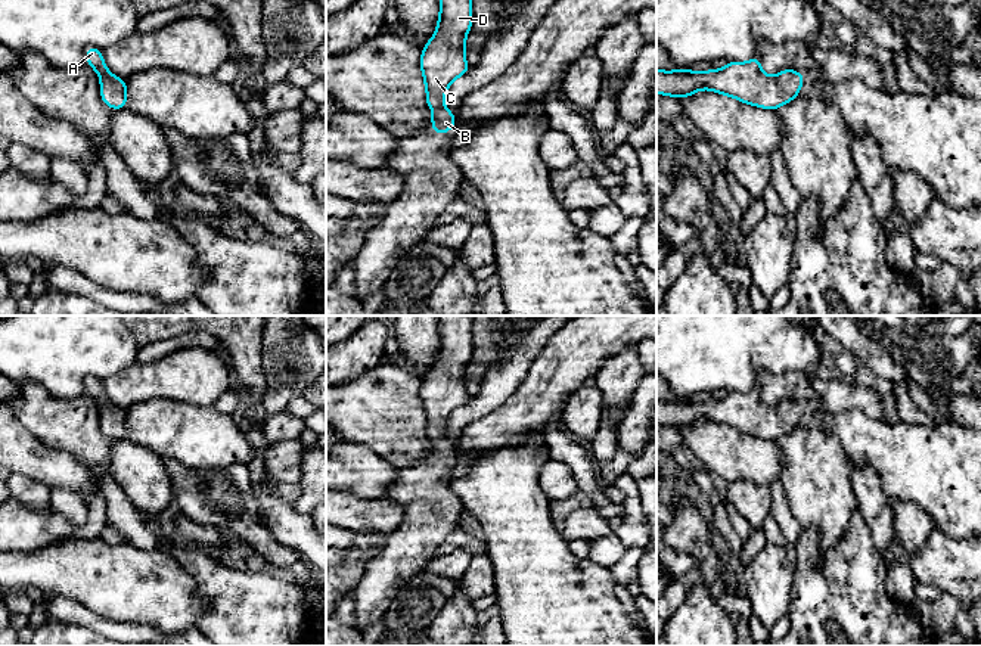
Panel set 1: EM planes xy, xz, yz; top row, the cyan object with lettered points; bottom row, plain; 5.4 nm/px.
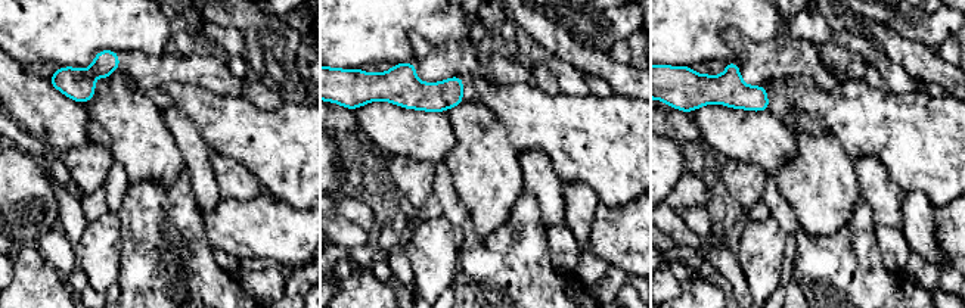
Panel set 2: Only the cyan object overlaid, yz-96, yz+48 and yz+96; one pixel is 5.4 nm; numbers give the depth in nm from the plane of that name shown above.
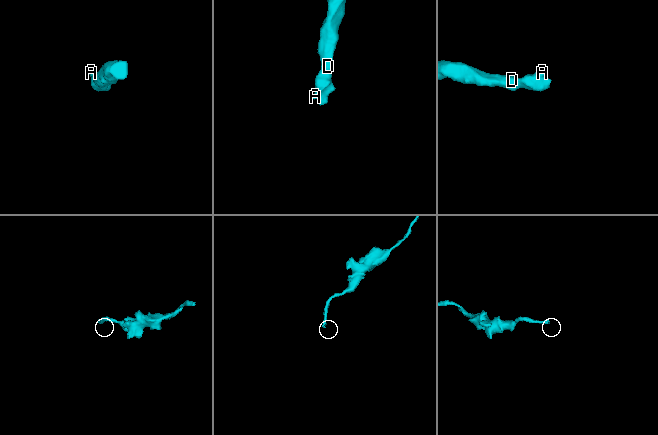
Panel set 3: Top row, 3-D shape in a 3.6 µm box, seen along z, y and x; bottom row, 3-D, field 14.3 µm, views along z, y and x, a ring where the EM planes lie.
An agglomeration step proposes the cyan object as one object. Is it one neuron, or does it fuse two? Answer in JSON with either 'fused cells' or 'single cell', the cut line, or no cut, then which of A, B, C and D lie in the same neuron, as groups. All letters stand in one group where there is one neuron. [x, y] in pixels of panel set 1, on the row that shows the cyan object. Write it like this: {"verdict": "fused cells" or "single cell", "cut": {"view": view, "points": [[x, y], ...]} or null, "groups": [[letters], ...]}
{"verdict": "single cell", "cut": null, "groups": [["A", "B", "C", "D"]]}

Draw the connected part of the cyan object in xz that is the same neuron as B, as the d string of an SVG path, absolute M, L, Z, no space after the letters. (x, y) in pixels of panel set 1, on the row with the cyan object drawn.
M440 0L437 31L422 47L419 60L432 109L434 133L448 133L456 125L454 114L444 106L450 84L469 71L465 58L466 34L472 28L472 0Z

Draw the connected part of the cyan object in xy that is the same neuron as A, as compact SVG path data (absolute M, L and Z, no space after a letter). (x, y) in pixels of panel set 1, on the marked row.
M89 46L86 60L91 66L100 80L100 99L102 102L118 111L127 105L127 84L125 80L115 77L106 68L103 55L97 47Z

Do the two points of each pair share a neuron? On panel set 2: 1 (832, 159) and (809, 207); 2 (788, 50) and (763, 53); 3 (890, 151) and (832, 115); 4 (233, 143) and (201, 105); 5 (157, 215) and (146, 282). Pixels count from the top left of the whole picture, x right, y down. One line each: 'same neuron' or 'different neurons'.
1: same neuron
2: same neuron
3: same neuron
4: same neuron
5: same neuron

